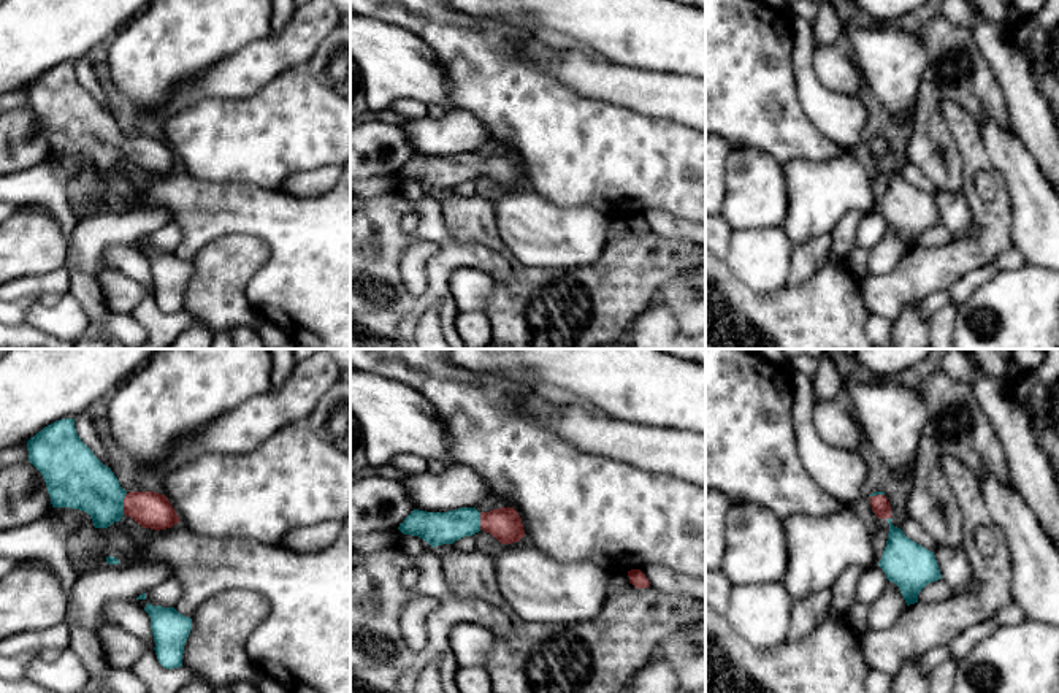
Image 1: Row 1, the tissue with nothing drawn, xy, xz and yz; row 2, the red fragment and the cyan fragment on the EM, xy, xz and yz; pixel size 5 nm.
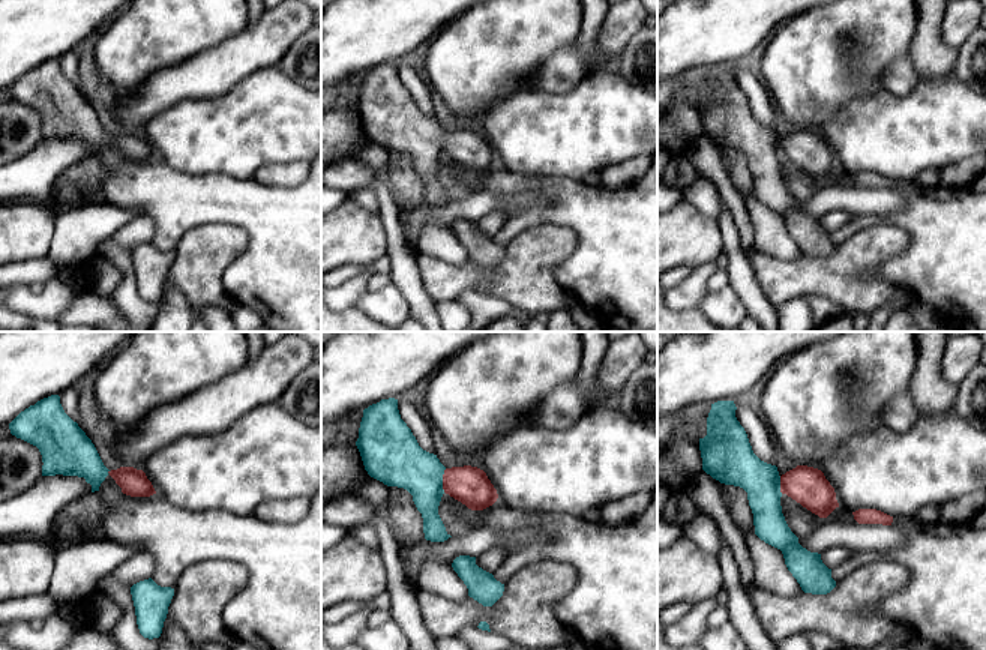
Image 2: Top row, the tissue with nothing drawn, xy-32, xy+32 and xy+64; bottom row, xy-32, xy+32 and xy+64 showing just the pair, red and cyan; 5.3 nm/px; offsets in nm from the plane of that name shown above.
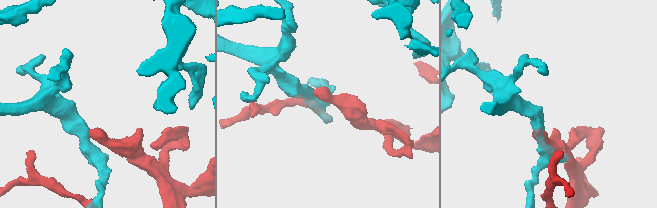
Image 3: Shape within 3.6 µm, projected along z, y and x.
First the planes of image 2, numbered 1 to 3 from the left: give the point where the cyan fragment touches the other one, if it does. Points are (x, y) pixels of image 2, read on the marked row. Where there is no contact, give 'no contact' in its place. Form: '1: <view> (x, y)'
1: no contact
2: xy+32 (443, 481)
3: xy+64 (781, 485)

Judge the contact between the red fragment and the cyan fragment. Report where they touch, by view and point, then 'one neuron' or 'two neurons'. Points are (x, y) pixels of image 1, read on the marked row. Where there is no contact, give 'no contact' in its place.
contact xy (124, 503); one neuron

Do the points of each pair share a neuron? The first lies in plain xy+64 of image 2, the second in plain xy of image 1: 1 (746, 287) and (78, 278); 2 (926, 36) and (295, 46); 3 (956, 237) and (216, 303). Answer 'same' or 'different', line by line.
1: same
2: different
3: different

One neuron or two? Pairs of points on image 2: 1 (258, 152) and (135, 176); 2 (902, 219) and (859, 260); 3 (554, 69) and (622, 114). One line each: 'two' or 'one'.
1: two
2: two
3: two

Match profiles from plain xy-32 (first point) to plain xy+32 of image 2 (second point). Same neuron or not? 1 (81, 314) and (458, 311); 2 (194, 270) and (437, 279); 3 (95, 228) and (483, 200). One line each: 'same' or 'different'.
1: same
2: same
3: same

